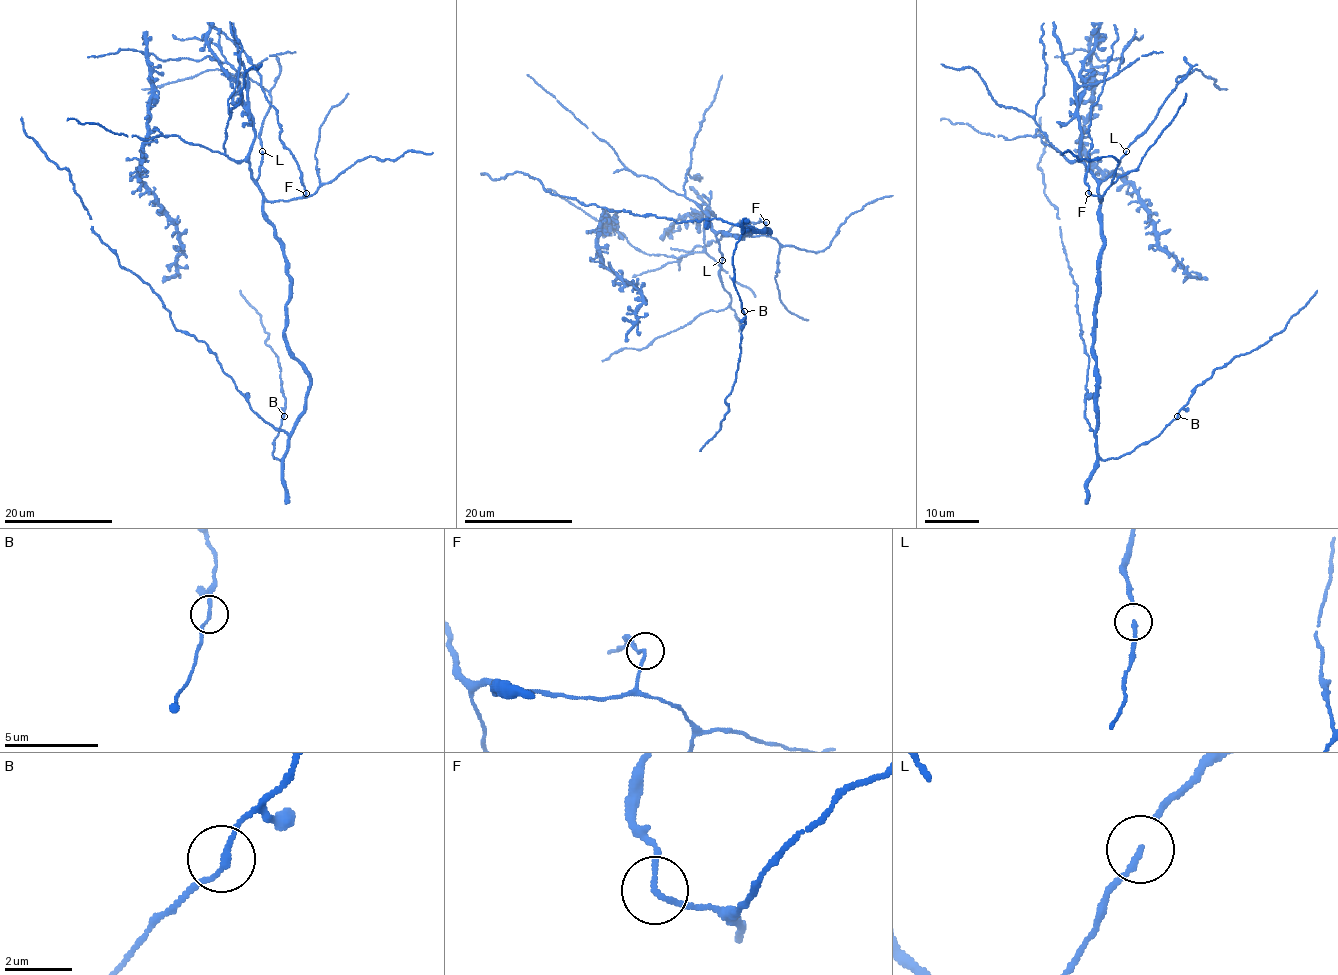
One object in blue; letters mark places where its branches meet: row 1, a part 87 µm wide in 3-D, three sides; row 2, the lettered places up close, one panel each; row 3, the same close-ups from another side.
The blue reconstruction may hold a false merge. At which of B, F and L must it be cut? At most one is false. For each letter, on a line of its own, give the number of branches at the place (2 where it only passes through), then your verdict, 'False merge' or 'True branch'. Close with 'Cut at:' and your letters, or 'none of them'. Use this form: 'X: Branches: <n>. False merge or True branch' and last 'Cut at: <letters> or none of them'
B: Branches: 2. True branch
F: Branches: 2. True branch
L: Branches: 2. True branch
Cut at: none of them

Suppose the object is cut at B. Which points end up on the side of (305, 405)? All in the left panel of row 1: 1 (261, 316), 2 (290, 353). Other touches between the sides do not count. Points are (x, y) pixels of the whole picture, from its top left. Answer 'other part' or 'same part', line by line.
1: other part
2: same part

